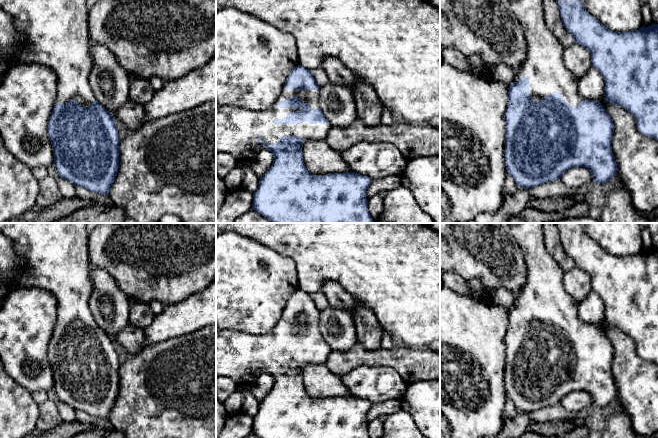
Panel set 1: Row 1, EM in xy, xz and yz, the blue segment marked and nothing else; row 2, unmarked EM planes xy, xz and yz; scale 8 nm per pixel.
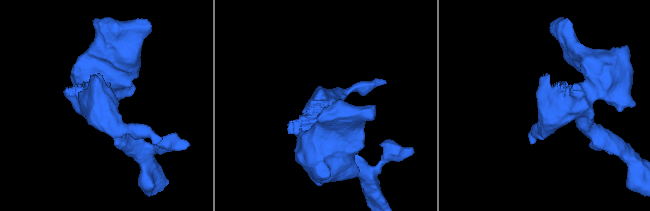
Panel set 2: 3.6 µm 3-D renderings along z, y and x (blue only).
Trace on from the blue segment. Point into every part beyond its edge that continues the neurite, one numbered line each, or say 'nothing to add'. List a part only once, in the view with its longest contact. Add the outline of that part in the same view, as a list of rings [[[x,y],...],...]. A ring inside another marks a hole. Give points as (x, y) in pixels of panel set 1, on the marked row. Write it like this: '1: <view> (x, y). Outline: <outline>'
1: xz (237, 129). Outline: [[[282,89],[277,101],[268,109],[262,109],[256,111],[254,109],[240,108],[237,106],[219,105],[216,109],[216,154],[217,153],[229,153],[238,159],[249,160],[252,159],[260,151],[265,150],[262,145],[264,140],[267,141],[266,147],[269,147],[272,143],[277,143],[278,140],[284,136],[300,136],[304,142],[325,140],[328,131],[331,129],[331,124],[310,124],[308,121],[304,121],[301,124],[273,124],[272,121],[276,118],[283,119],[289,112],[296,112],[296,108],[280,108],[276,105],[281,100],[287,100],[289,97],[298,96],[302,104],[308,104],[310,109],[320,108],[319,105],[319,93],[320,90],[294,90],[294,89]]]

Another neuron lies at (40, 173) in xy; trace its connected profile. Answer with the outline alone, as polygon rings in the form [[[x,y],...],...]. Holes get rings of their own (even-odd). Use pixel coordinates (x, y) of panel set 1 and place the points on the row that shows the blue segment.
[[[44,166],[32,169],[32,173],[38,182],[48,176],[47,167]]]

